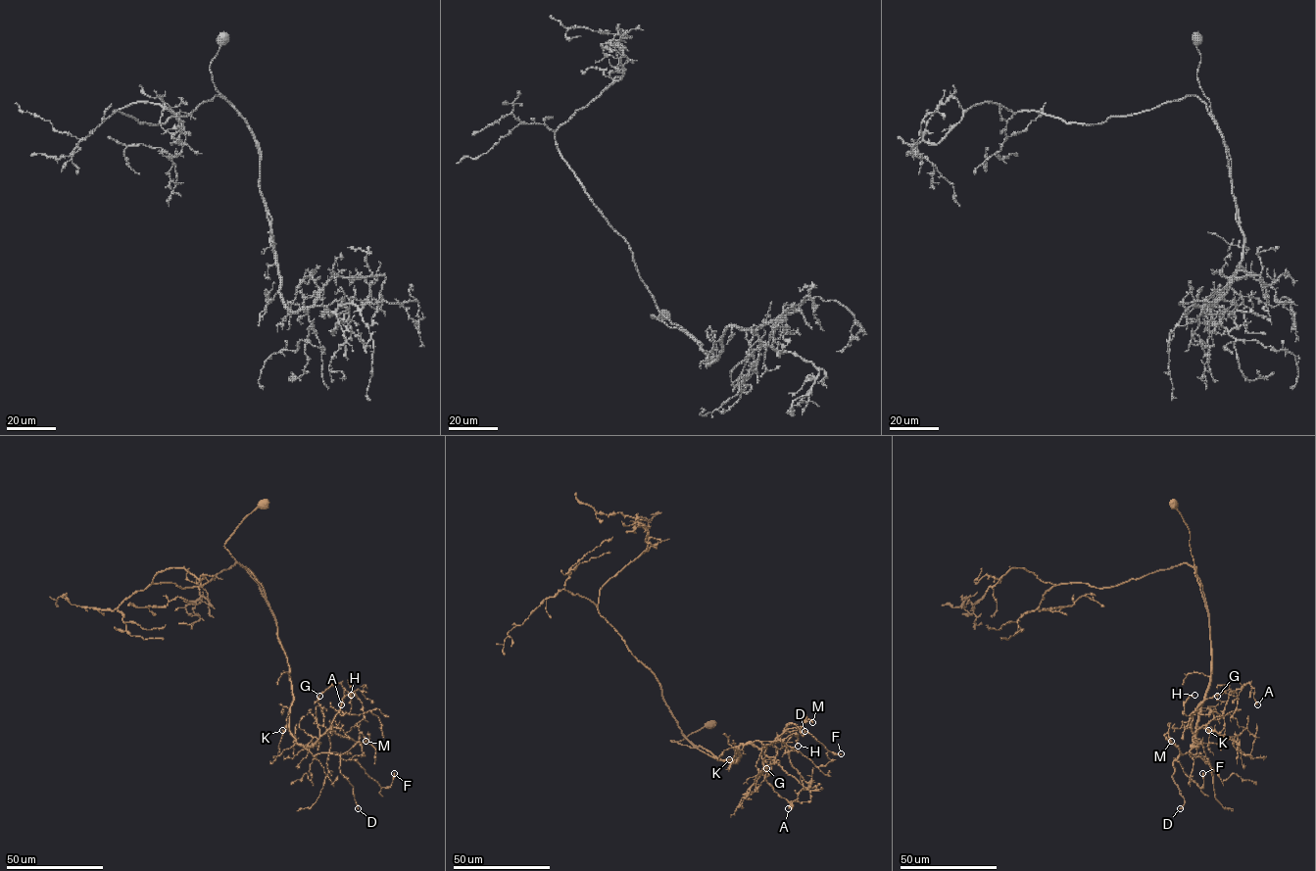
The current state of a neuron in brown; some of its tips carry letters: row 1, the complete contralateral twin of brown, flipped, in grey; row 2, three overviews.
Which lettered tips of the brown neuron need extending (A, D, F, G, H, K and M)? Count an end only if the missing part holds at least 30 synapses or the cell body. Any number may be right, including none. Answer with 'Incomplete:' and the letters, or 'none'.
Incomplete: none

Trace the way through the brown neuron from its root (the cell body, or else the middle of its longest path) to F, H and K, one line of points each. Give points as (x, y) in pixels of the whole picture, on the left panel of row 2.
F: (265, 505), (224, 547), (274, 617), (293, 694), (290, 734), (313, 754), (355, 759), (381, 788), (394, 773)
H: (265, 505), (224, 547), (274, 617), (293, 694), (290, 734), (311, 747), (350, 711), (351, 695)
K: (265, 505), (242, 520), (224, 547), (258, 584), (276, 625), (293, 694), (288, 727), (282, 730)

